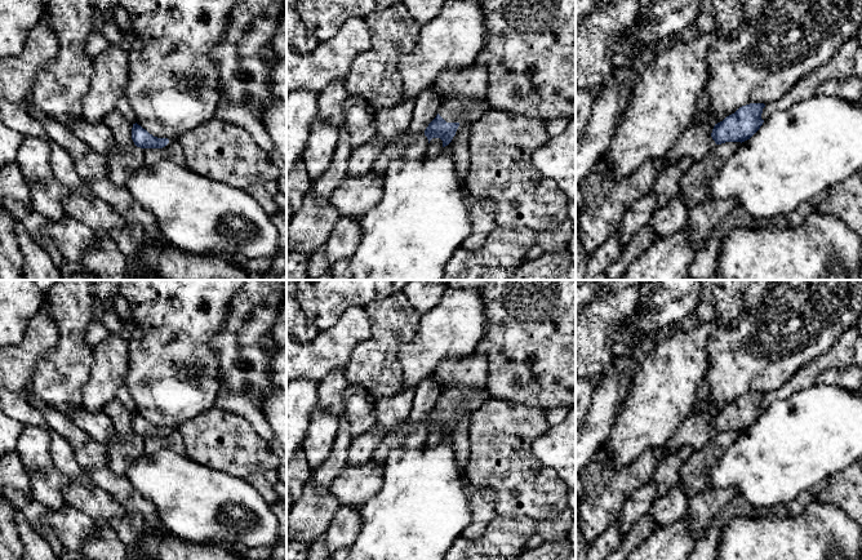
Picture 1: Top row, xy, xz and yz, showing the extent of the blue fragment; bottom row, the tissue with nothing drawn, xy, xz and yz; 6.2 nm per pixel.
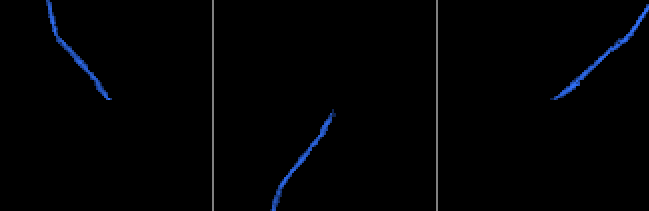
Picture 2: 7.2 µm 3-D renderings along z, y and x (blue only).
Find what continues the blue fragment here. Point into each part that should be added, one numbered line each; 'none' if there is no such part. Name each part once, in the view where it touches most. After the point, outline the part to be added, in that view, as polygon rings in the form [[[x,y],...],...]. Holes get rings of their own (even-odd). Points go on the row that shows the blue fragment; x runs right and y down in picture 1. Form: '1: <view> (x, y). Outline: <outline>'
1: xz (457, 110). Outline: [[[456,97],[441,105],[439,115],[446,123],[472,124],[488,110],[490,110],[488,98],[481,102],[470,103],[463,97]]]

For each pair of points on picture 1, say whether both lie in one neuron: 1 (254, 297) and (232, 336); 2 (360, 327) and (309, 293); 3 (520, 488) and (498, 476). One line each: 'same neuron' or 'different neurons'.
1: same neuron
2: different neurons
3: same neuron

